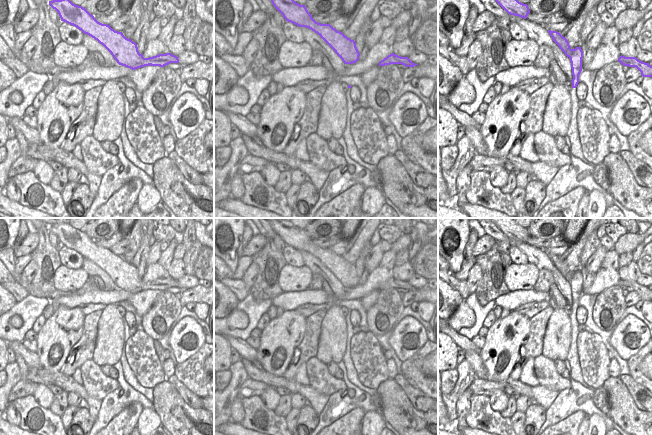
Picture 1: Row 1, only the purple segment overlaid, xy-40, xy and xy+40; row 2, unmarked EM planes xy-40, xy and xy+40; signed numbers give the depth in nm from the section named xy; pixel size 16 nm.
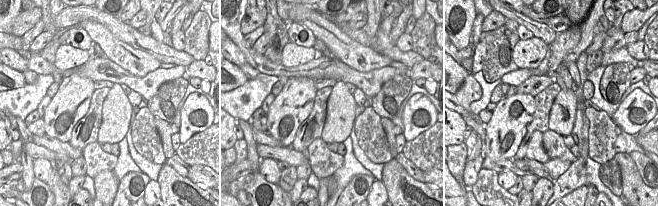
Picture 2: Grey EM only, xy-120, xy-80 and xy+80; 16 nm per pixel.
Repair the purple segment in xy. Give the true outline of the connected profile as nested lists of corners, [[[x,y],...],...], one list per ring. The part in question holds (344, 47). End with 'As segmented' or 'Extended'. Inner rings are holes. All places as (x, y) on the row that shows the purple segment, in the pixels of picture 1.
[[[271,0],[271,2],[286,21],[317,33],[345,64],[353,64],[359,60],[360,53],[355,41],[337,31],[330,24],[316,22],[305,5],[300,5],[294,0]]]. As segmented

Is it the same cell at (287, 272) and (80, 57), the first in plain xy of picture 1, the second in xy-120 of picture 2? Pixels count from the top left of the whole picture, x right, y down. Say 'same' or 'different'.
same

